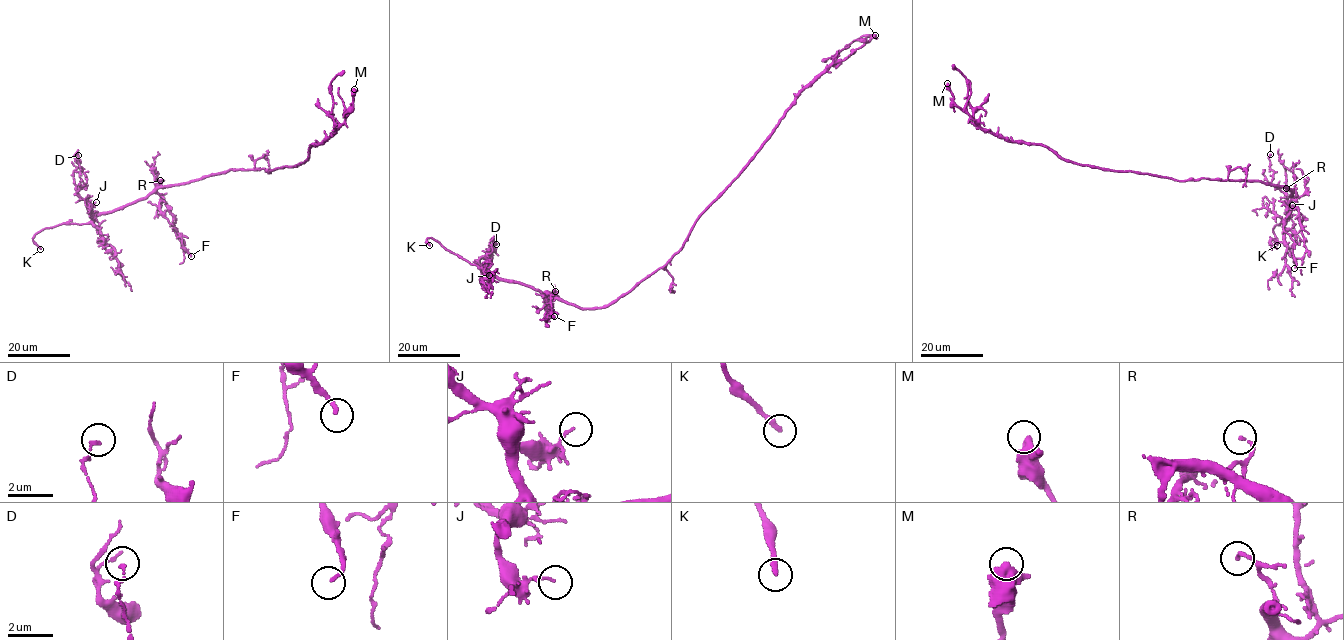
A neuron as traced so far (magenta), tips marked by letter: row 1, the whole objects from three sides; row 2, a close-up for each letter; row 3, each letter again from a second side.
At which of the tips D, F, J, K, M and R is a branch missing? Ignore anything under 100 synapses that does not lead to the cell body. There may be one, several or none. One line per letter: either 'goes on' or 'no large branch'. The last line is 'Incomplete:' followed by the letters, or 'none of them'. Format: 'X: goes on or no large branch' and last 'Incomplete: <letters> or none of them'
D: no large branch
F: no large branch
J: no large branch
K: goes on
M: no large branch
R: no large branch
Incomplete: K

